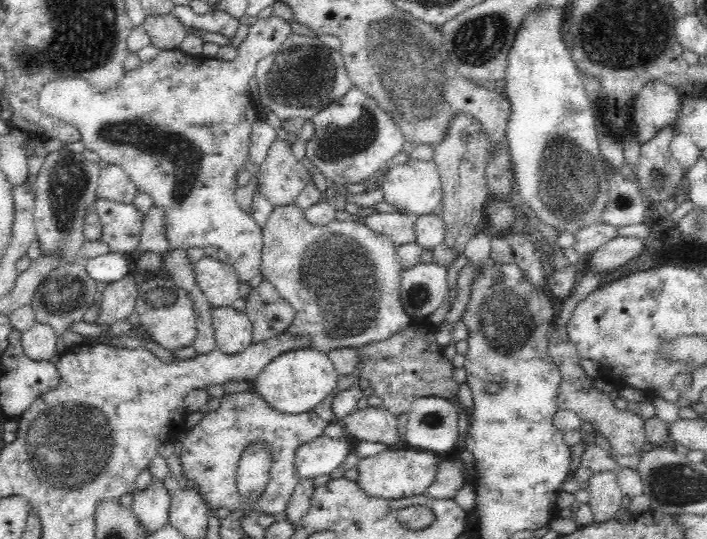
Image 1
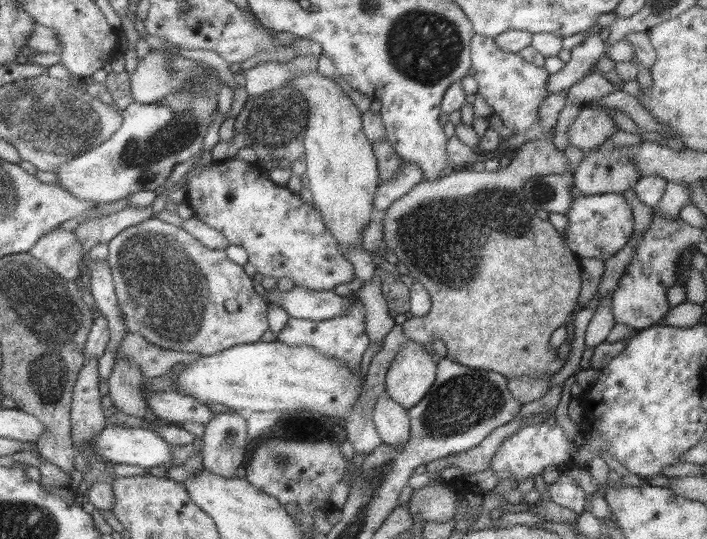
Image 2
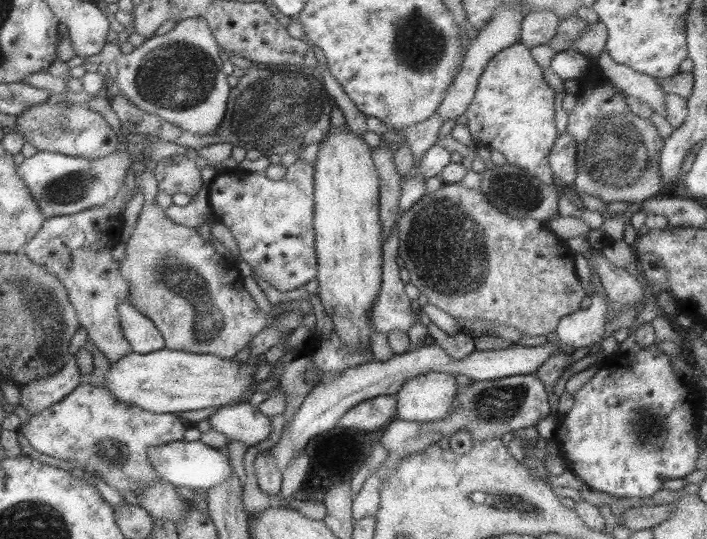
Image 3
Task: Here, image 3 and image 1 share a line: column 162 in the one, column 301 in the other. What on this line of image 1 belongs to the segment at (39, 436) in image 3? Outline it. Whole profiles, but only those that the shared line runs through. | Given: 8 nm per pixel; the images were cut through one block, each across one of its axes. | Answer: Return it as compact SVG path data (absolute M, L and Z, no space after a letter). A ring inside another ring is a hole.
M250 389L238 394L225 394L224 399L220 400L218 410L206 411L206 415L200 420L200 424L187 430L187 436L179 454L182 461L183 474L185 474L186 479L189 479L189 484L197 484L203 500L210 508L216 509L218 512L225 513L232 510L240 510L240 508L243 508L245 512L254 512L255 510L258 514L274 515L278 514L278 512L284 512L300 480L294 463L296 450L299 450L300 446L306 442L311 442L318 438L323 433L324 428L328 426L328 423L330 421L322 420L317 416L314 409L300 414L286 414L274 410L264 401L264 398L261 398ZM252 444L264 444L271 451L273 462L269 470L270 478L265 489L257 498L255 505L250 507L250 505L244 504L244 499L242 499L240 491L237 489L237 468L240 456Z

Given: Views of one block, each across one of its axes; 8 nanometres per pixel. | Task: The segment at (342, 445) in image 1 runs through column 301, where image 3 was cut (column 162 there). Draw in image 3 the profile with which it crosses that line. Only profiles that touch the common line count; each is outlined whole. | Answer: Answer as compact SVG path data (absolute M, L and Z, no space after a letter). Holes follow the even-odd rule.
M175 441L160 446L156 449L149 449L149 460L153 465L158 477L171 482L175 487L184 486L189 489L203 489L205 492L226 482L234 473L230 466L230 458L226 448L219 449L208 446L198 441Z

